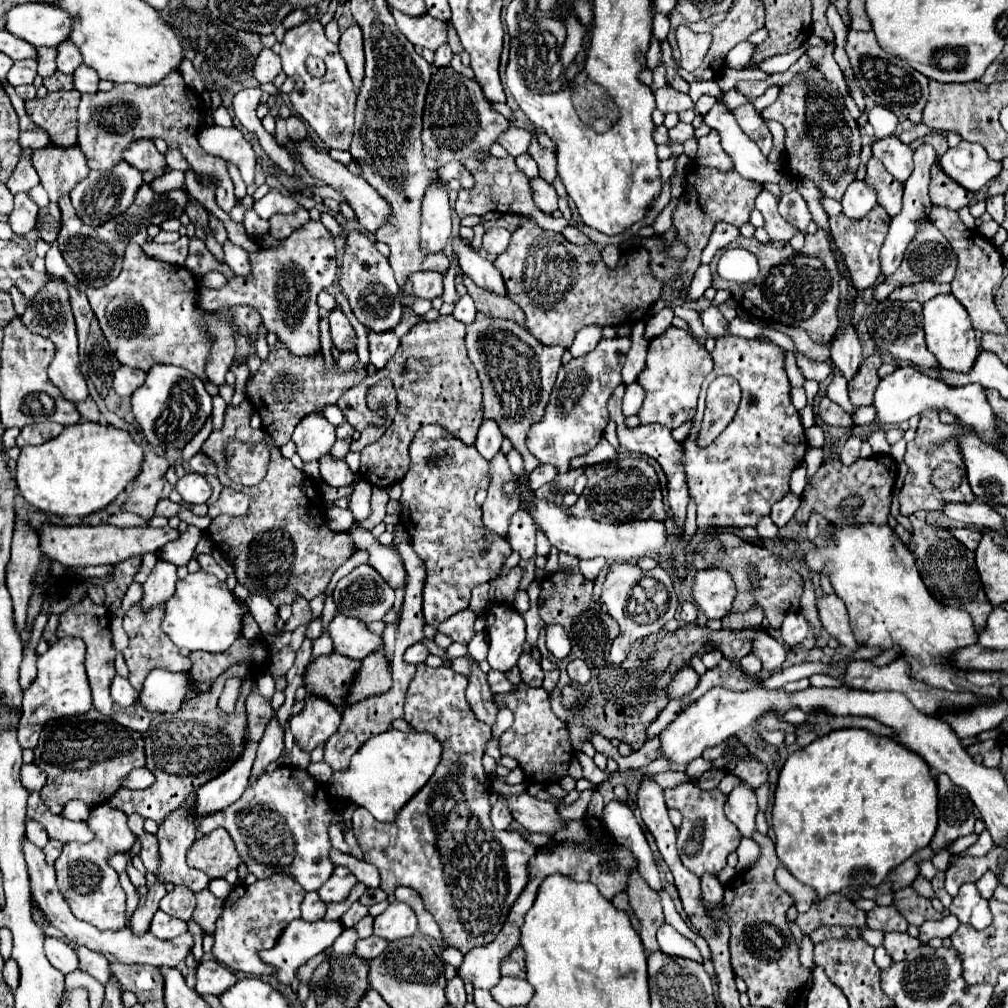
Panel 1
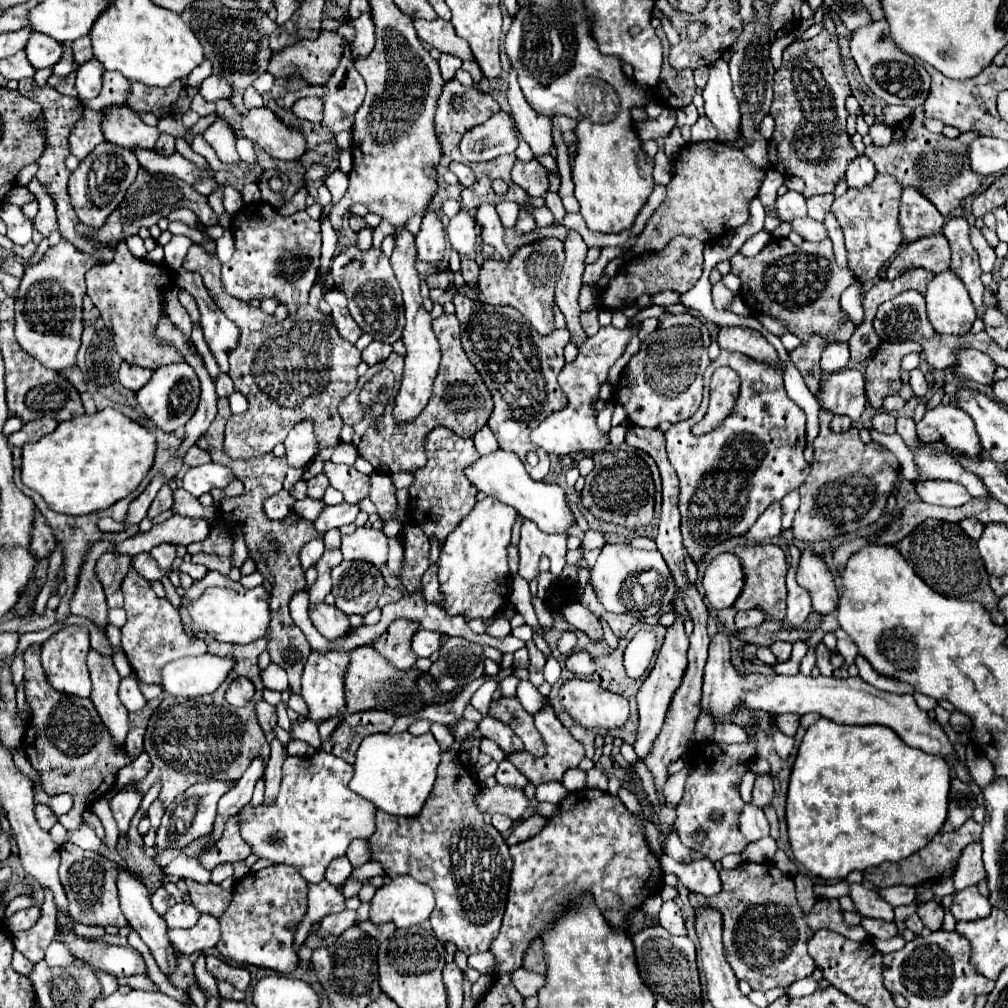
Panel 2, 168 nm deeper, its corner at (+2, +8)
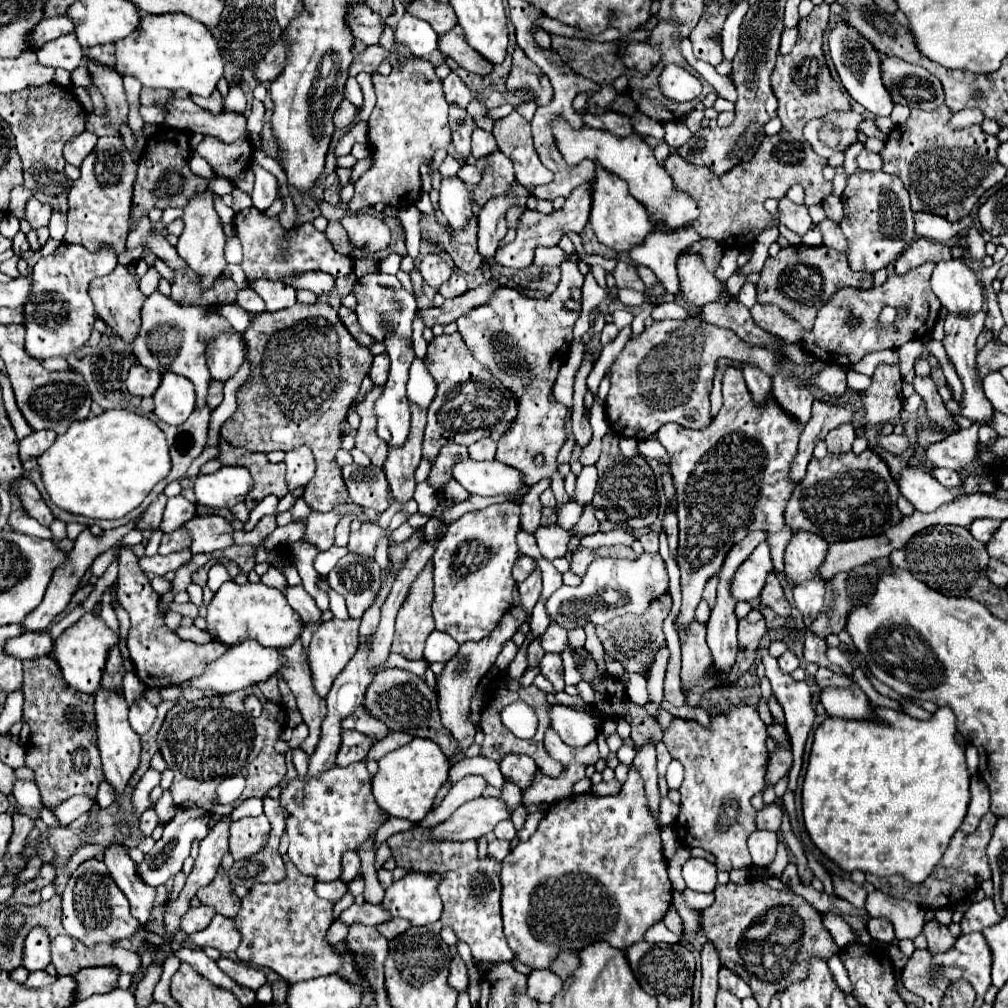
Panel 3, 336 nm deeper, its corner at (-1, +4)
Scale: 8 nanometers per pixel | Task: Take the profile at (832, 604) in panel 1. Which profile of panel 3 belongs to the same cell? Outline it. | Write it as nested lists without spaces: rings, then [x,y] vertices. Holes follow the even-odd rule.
[[[797,531],[785,547],[785,571],[793,581],[819,579],[817,569],[827,553],[827,541],[815,533]]]

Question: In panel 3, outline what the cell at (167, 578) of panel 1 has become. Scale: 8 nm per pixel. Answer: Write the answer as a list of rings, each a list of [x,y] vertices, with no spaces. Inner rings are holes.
[[[179,527],[171,533],[165,533],[163,539],[161,539],[161,547],[159,547],[159,553],[161,555],[167,555],[167,553],[173,553],[173,551],[181,551],[185,547],[191,545],[191,535],[185,527]]]

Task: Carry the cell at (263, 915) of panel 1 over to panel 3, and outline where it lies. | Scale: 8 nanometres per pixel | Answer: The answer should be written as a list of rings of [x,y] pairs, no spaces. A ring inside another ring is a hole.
[[[287,861],[287,875],[279,883],[257,883],[241,901],[241,913],[235,917],[241,929],[241,945],[237,957],[253,967],[267,967],[281,975],[289,985],[299,981],[333,975],[341,969],[339,951],[327,943],[325,935],[333,915],[333,901],[325,901],[315,893],[315,881]]]

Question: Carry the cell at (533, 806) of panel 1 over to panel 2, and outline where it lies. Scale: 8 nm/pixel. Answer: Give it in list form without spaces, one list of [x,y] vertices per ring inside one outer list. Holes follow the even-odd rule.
[[[494,785],[492,789],[480,789],[478,797],[476,797],[476,805],[478,809],[484,813],[504,813],[508,815],[512,821],[520,819],[526,809],[530,807],[530,799],[526,797],[524,789],[518,787],[510,787],[510,785]]]

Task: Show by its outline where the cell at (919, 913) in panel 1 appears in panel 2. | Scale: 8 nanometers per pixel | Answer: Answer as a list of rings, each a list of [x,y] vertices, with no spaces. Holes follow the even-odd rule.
[[[932,899],[932,901],[924,901],[924,903],[918,903],[918,917],[924,921],[924,925],[930,929],[930,931],[938,931],[940,925],[942,925],[942,917],[944,917],[944,909]]]

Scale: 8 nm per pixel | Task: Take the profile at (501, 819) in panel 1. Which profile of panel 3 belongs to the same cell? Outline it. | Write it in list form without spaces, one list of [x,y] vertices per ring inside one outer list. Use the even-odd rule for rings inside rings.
[[[505,819],[505,821],[501,821],[501,823],[497,823],[497,827],[495,827],[495,837],[497,839],[507,839],[507,841],[511,841],[511,839],[515,839],[515,827],[513,827],[513,823],[511,823],[511,819]]]

